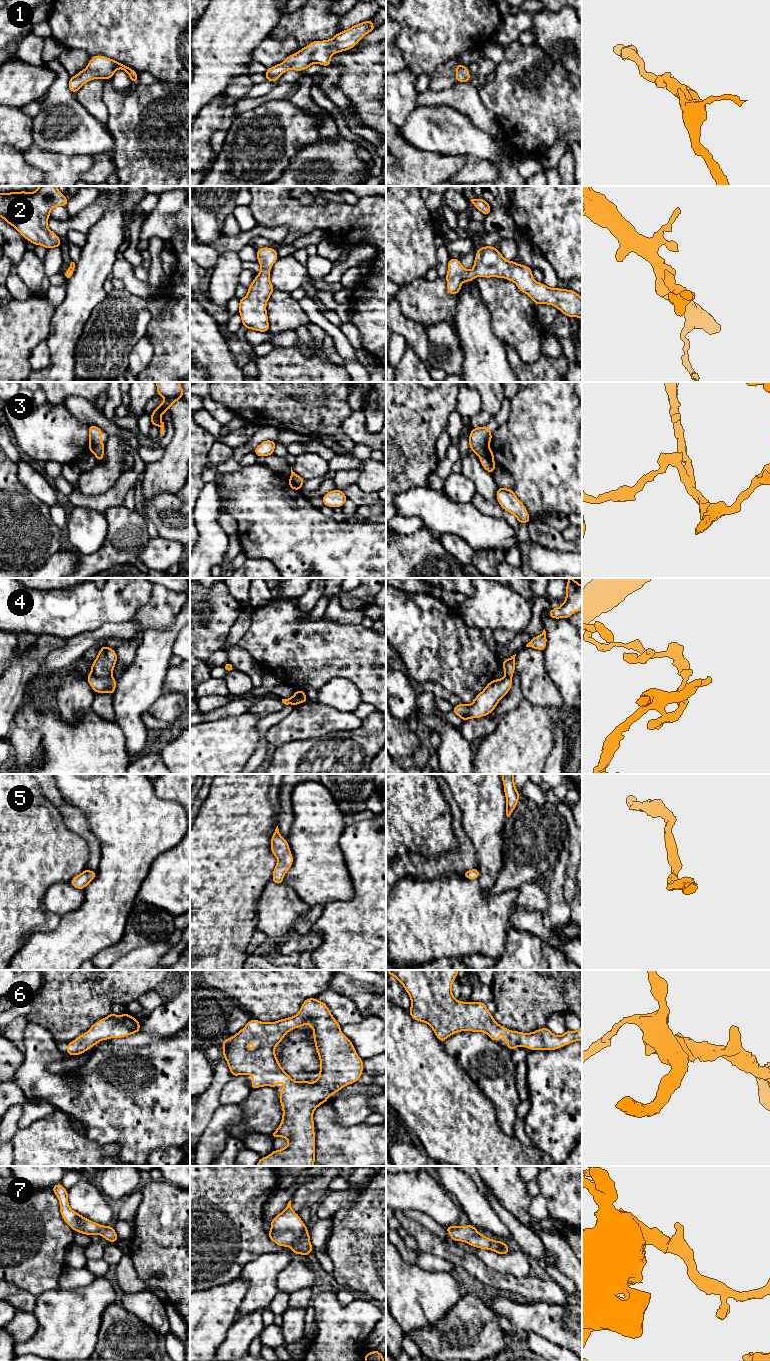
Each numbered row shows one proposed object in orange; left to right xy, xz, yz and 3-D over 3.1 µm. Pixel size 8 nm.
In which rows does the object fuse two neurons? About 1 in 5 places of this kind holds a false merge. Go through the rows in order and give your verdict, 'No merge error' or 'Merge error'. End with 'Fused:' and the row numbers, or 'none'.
1: No merge error
2: No merge error
3: No merge error
4: Merge error
5: No merge error
6: No merge error
7: No merge error
Fused: 4

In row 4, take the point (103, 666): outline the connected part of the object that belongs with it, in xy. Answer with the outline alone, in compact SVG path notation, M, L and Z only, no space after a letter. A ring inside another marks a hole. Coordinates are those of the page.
M103 645L91 664L91 672L96 677L112 676L117 659L115 650Z

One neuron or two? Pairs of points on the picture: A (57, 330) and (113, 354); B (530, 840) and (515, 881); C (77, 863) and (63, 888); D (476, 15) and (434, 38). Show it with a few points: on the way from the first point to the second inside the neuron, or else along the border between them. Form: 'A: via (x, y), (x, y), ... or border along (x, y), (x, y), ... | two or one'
A: border along (88, 318), (76, 343), (74, 362) | two
B: via (530, 850), (530, 854), (516, 871) | one
C: border along (68, 882), (52, 884), (45, 894) | two
D: via (466, 16), (456, 16), (444, 28) | one

